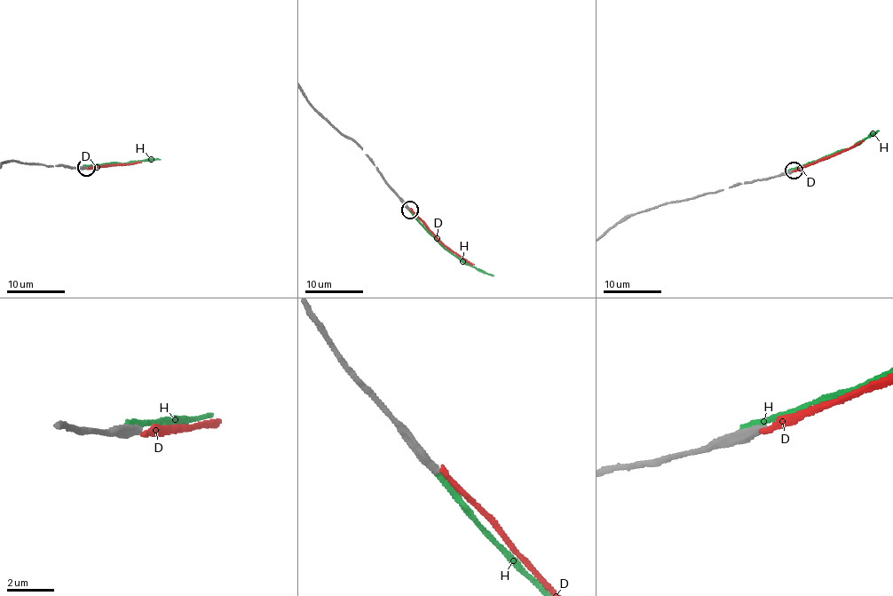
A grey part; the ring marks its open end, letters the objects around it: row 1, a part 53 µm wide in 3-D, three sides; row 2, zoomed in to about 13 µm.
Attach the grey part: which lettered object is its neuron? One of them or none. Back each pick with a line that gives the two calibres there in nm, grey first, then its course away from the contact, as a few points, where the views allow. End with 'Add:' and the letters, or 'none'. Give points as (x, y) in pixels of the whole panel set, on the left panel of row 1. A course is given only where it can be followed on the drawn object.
Add: none

